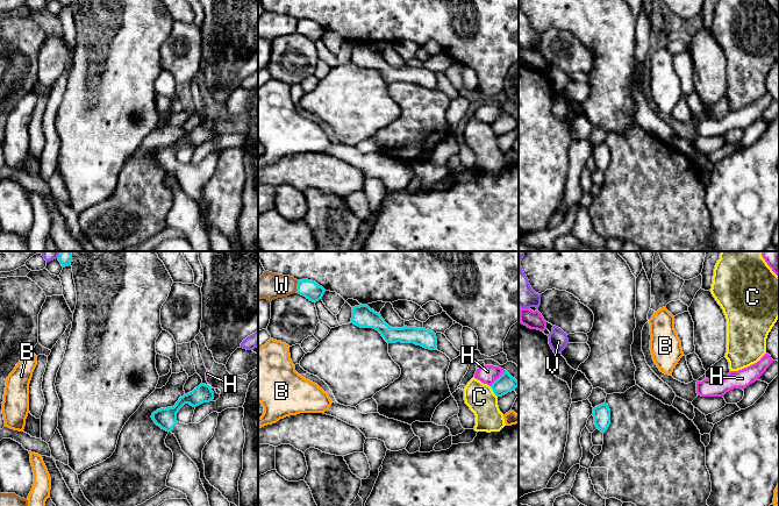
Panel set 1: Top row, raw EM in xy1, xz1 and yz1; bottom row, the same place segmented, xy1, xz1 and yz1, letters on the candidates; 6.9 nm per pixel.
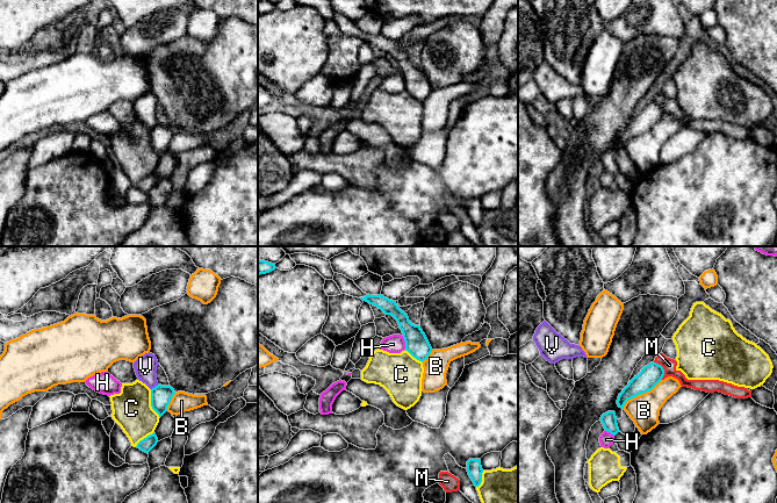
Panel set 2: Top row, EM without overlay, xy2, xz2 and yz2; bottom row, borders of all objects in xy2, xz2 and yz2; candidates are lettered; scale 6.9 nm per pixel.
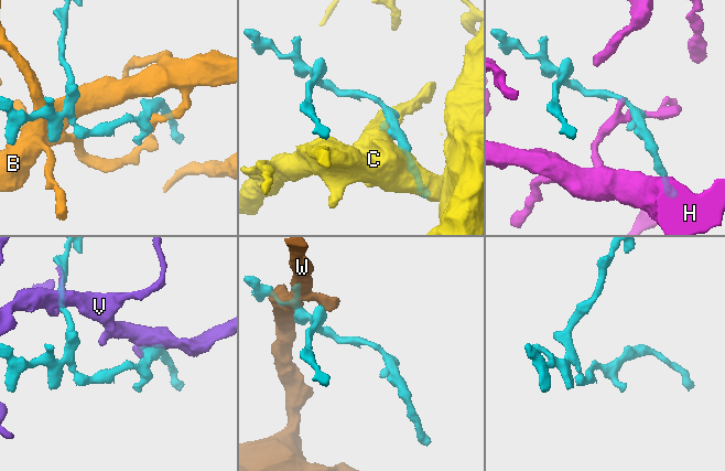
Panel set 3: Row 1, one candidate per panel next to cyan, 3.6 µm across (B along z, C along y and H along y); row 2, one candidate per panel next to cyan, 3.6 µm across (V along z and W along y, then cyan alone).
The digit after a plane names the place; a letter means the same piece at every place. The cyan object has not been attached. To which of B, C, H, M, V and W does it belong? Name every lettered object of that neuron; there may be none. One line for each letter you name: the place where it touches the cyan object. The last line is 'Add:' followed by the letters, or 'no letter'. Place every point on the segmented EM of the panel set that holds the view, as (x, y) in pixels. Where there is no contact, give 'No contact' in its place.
Add: no letter

